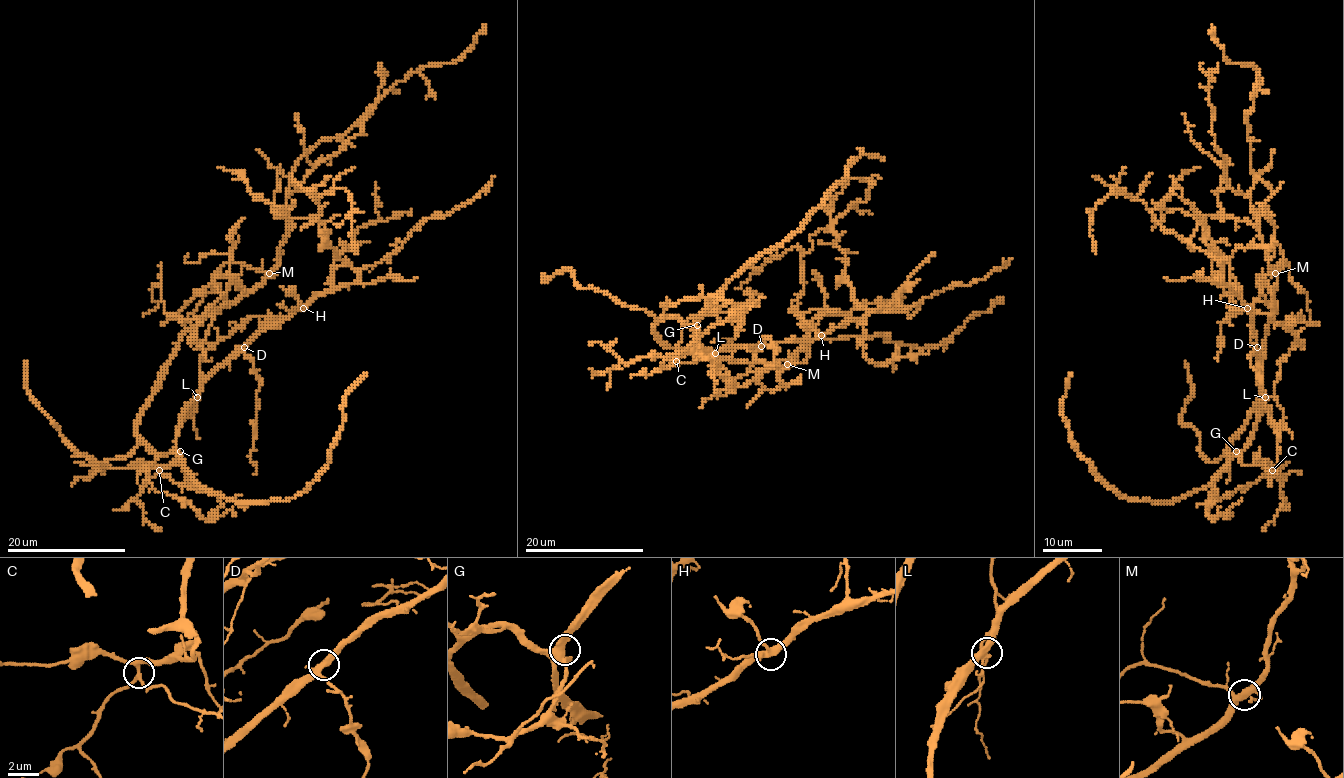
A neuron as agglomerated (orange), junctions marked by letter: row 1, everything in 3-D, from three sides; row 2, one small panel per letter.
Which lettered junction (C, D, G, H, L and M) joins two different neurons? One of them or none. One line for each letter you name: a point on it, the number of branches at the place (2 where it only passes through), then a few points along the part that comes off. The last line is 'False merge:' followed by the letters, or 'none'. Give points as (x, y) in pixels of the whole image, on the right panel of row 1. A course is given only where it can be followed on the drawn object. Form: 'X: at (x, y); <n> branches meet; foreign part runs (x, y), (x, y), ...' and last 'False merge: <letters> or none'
False merge: none

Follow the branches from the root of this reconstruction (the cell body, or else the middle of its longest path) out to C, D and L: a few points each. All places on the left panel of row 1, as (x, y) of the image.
C: (138, 426), (136, 433), (156, 452), (180, 455), (180, 464), (162, 466), (159, 470)
D: (138, 426), (136, 433), (156, 452), (169, 454), (174, 451), (184, 408), (197, 394), (200, 385), (244, 347)
L: (138, 426), (136, 433), (156, 452), (169, 454), (175, 449), (181, 417), (197, 397)

